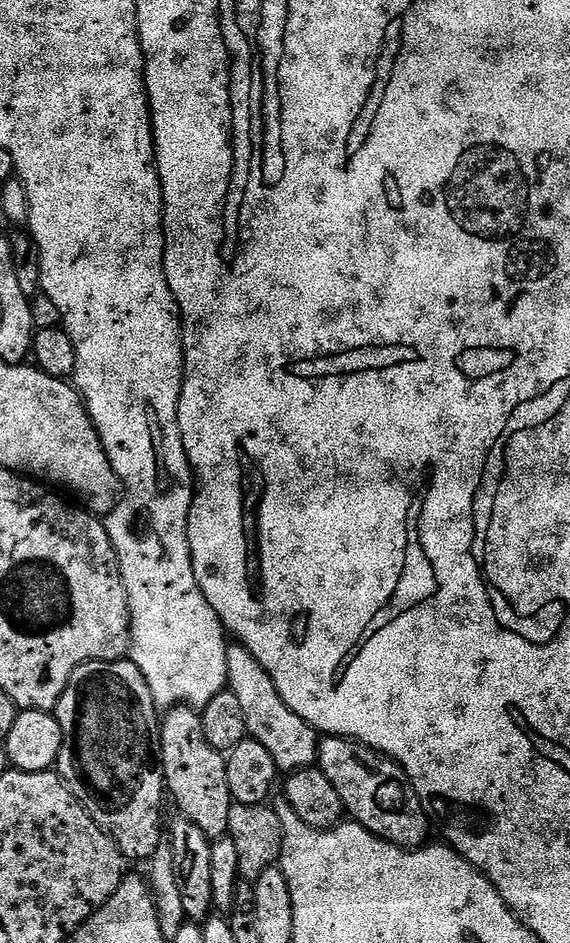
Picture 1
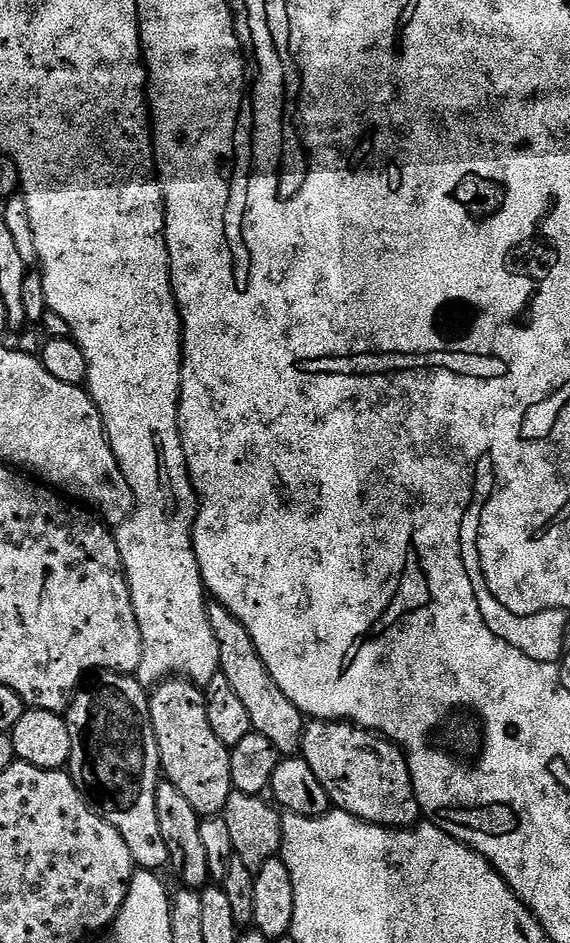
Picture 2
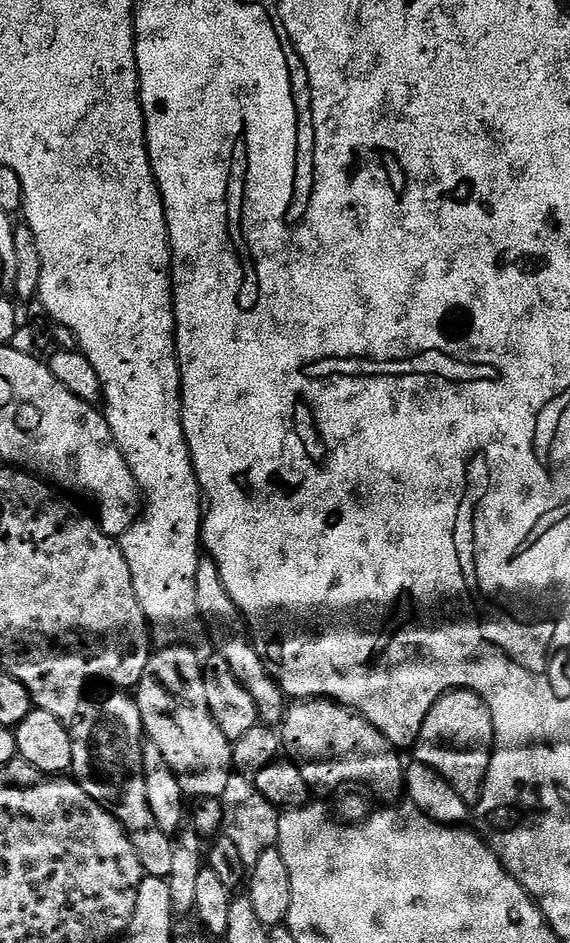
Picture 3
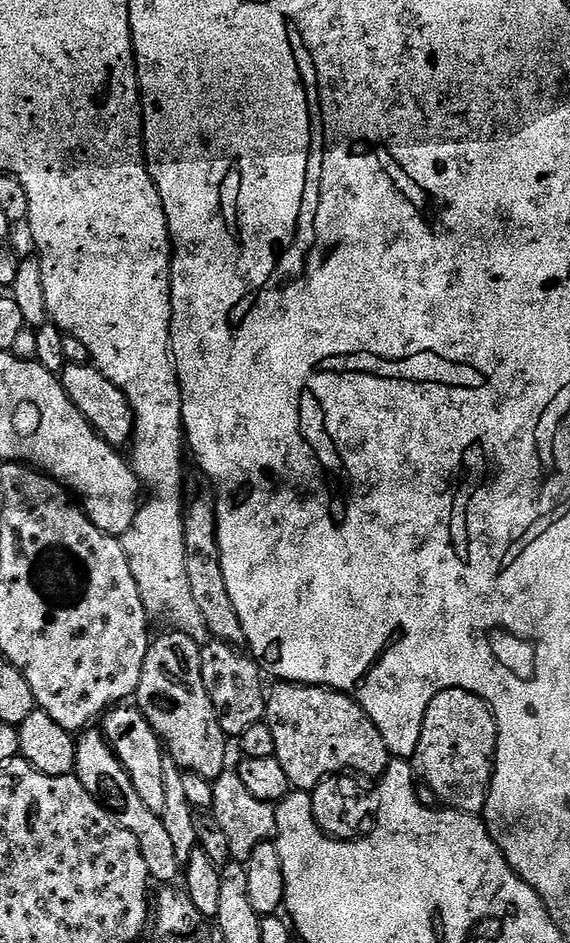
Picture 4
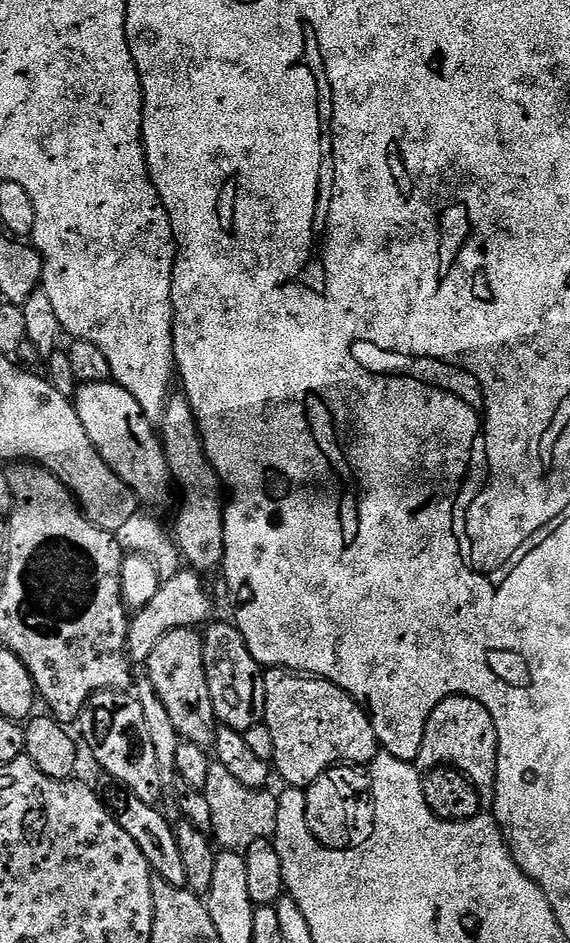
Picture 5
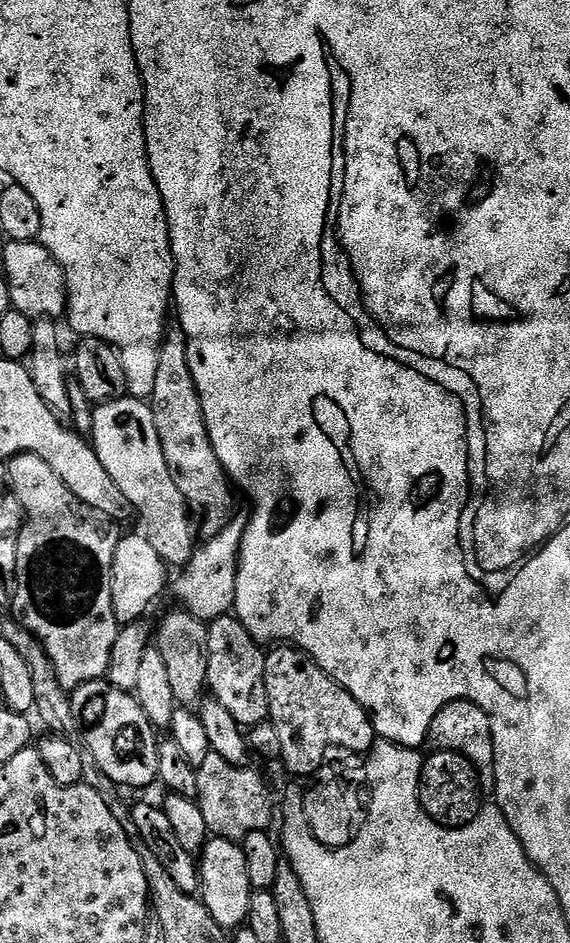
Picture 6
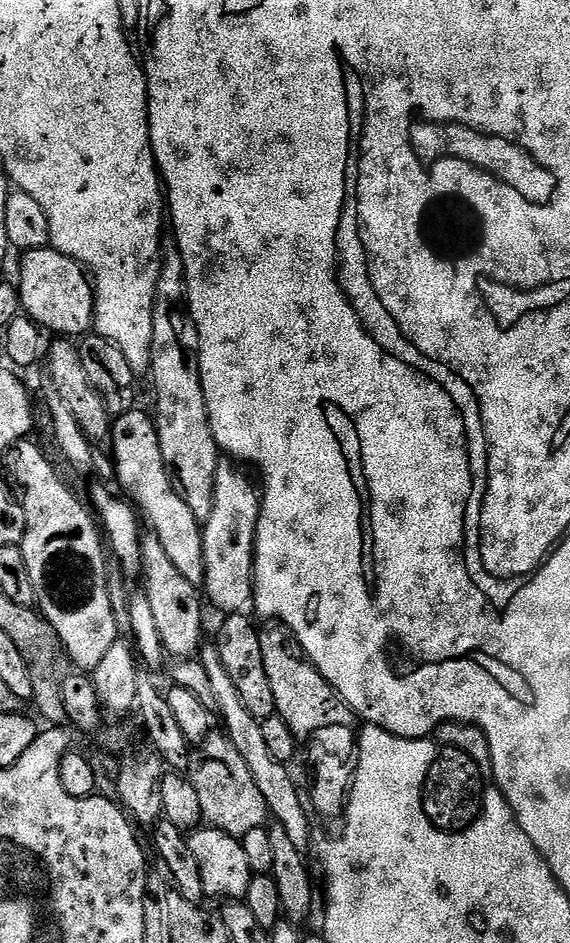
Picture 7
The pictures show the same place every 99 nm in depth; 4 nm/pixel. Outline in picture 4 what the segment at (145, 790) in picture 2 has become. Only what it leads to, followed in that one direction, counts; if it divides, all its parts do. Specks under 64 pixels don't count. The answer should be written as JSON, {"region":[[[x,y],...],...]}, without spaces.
{"region":[[[88,730],[76,740],[75,776],[86,786],[86,790],[112,815],[119,824],[134,838],[138,838],[138,850],[142,850],[142,858],[146,858],[146,870],[157,885],[168,886],[179,881],[182,876],[182,861],[174,850],[174,841],[164,825],[163,815],[138,798],[138,790],[134,790],[134,782],[126,772],[112,745],[108,743],[103,731]]]}

